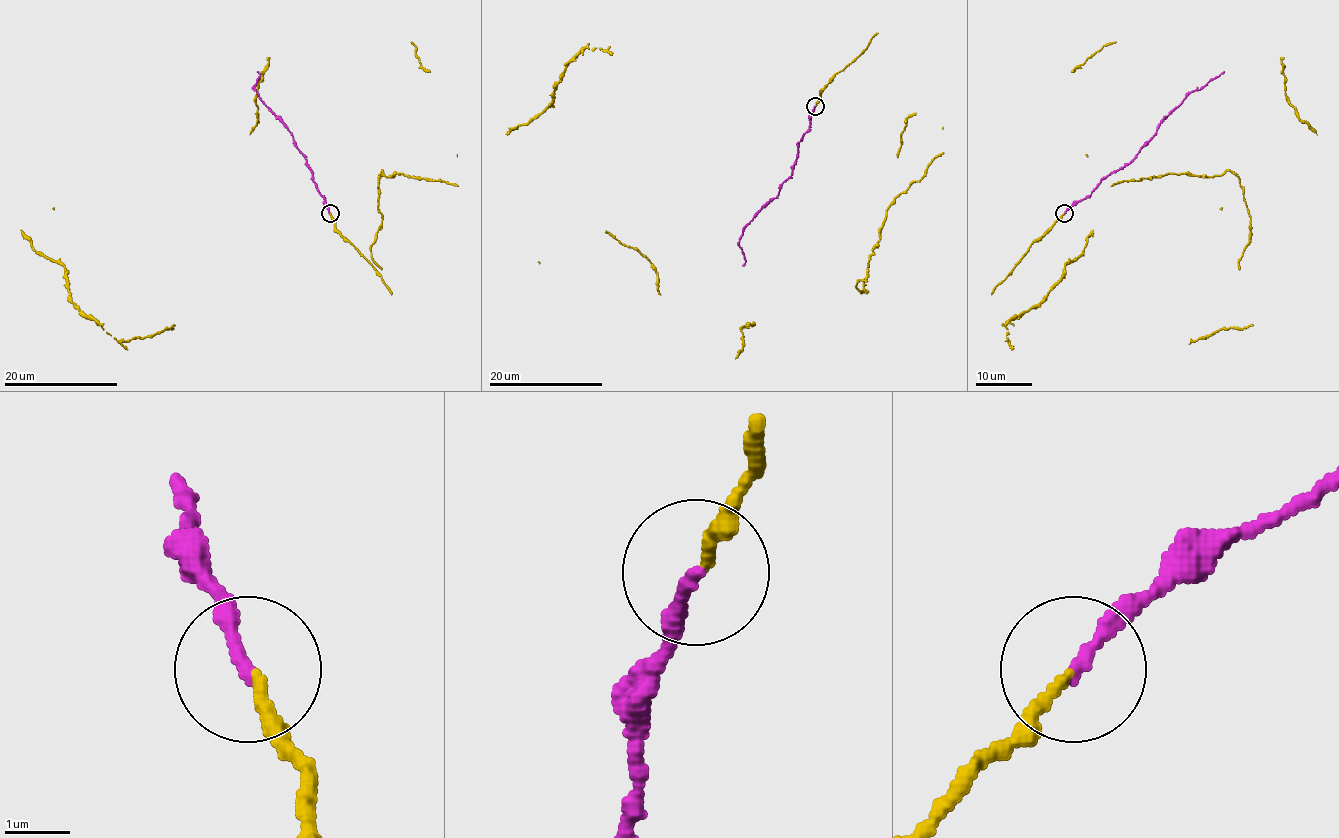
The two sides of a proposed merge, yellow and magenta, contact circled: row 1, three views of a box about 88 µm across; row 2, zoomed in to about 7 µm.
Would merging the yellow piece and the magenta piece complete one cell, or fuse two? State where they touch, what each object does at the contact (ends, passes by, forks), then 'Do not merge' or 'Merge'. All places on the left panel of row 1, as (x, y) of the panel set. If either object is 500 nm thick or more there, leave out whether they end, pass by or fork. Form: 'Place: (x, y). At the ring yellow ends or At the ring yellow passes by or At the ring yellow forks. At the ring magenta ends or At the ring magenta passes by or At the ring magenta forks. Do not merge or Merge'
Place: (330, 213). At the ring yellow ends. At the ring magenta ends. Merge

